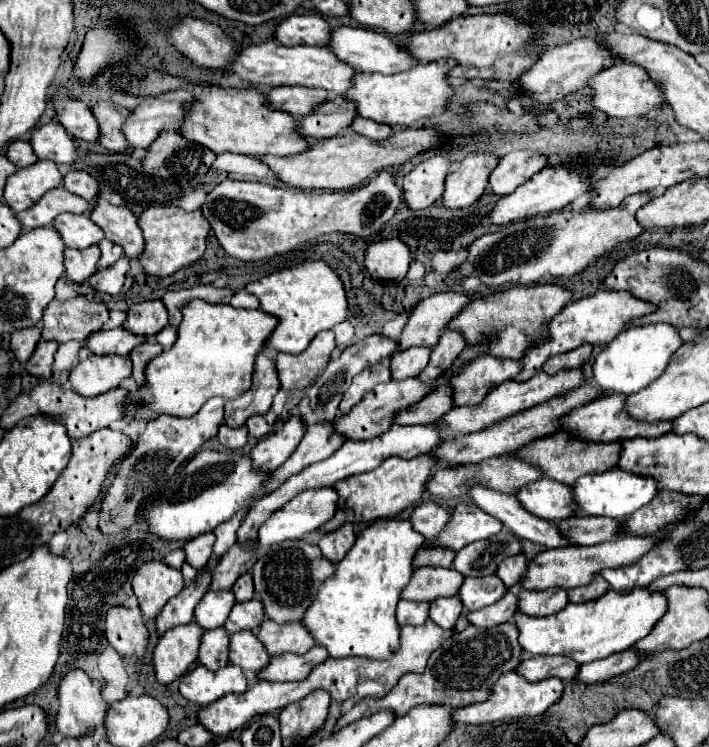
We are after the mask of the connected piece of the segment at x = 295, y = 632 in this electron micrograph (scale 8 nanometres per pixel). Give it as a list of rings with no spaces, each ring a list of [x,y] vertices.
[[[263,619],[257,639],[263,643],[269,655],[283,655],[283,653],[307,653],[315,641],[305,633],[303,625],[299,623],[275,623],[271,619]]]

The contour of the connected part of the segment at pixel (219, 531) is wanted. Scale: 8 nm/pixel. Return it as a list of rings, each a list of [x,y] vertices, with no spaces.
[[[243,509],[237,517],[233,517],[233,521],[225,521],[221,523],[213,533],[217,535],[217,541],[215,541],[215,549],[213,549],[213,557],[209,559],[209,567],[215,565],[217,557],[221,557],[221,553],[225,553],[233,543],[235,543],[235,531],[237,531],[237,525],[241,523],[241,517],[245,517],[249,509]]]

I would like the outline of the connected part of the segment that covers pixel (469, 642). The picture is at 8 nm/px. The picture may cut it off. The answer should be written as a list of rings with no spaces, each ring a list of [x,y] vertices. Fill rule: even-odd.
[[[501,623],[487,629],[481,627],[467,627],[461,633],[455,633],[451,639],[443,643],[441,649],[437,649],[427,665],[427,671],[423,673],[405,673],[401,681],[381,699],[361,699],[351,711],[341,715],[337,719],[335,731],[361,719],[367,715],[373,715],[381,709],[393,709],[397,715],[405,715],[415,705],[449,705],[451,709],[459,709],[465,705],[487,701],[495,681],[509,671],[515,671],[521,663],[521,645],[517,641],[517,625],[515,623]]]

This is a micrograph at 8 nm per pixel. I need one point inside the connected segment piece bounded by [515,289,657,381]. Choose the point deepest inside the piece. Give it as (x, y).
(596, 319)

